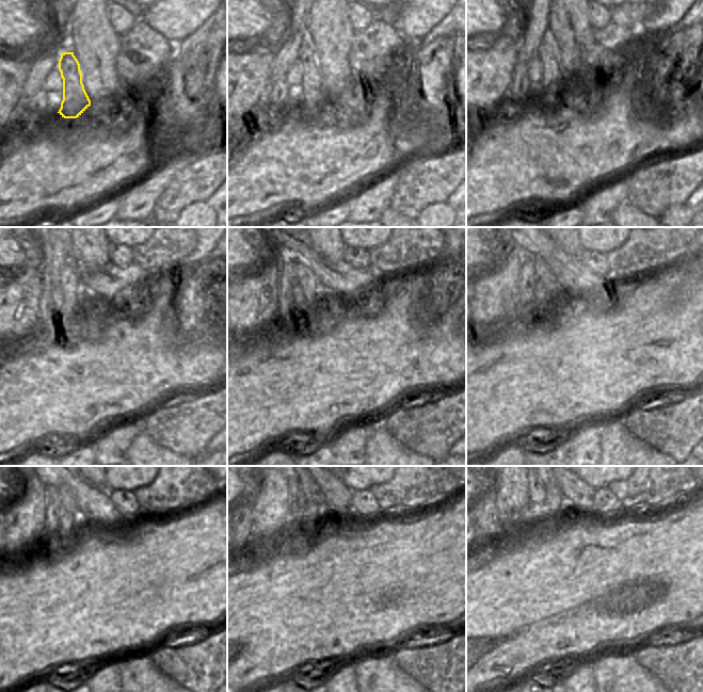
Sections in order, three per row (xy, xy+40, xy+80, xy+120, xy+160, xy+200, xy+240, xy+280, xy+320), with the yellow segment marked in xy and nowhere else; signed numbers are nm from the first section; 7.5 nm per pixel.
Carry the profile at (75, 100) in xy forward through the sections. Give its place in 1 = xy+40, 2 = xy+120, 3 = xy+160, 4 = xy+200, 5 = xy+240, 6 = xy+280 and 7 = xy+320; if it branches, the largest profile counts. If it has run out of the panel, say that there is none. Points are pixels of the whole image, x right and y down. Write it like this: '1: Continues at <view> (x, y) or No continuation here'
1: Continues at xy+40 (313, 94)
2: Continues at xy+120 (68, 279)
3: Continues at xy+160 (307, 280)
4: Continues at xy+200 (543, 273)
5: Continues at xy+240 (66, 499)
6: Continues at xy+280 (304, 488)
7: Continues at xy+320 (538, 487).

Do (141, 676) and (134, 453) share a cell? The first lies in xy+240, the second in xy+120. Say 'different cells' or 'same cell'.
same cell

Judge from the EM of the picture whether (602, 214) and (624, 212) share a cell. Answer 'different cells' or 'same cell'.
different cells

